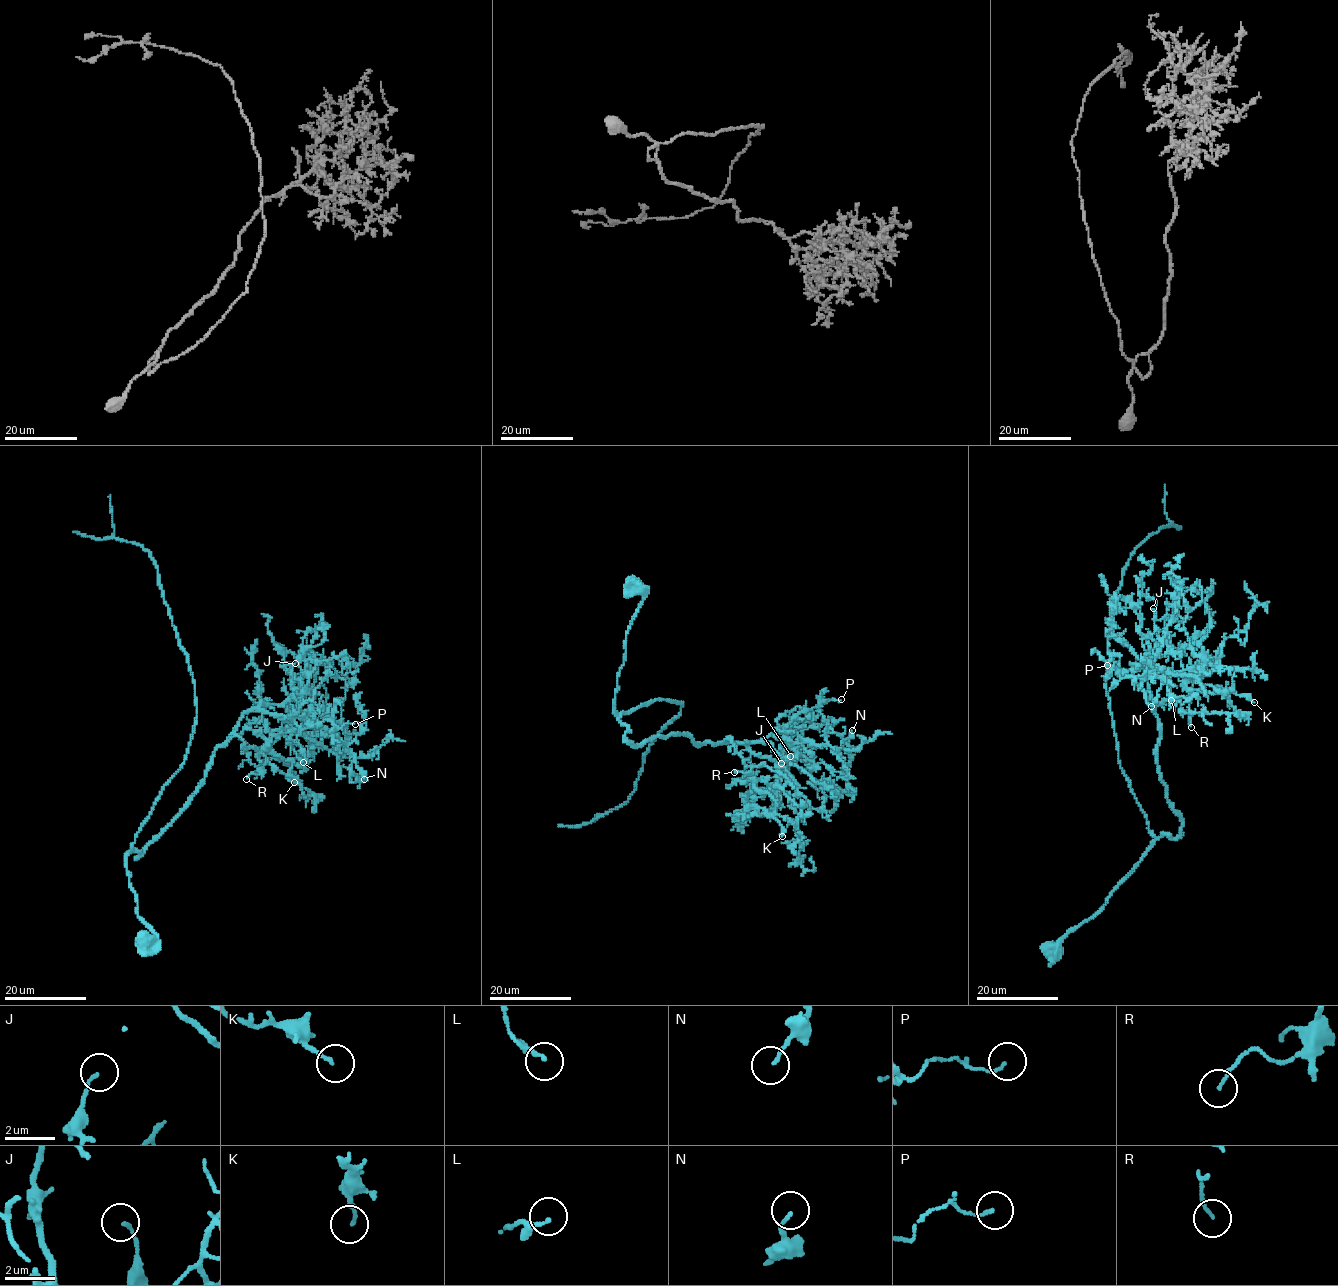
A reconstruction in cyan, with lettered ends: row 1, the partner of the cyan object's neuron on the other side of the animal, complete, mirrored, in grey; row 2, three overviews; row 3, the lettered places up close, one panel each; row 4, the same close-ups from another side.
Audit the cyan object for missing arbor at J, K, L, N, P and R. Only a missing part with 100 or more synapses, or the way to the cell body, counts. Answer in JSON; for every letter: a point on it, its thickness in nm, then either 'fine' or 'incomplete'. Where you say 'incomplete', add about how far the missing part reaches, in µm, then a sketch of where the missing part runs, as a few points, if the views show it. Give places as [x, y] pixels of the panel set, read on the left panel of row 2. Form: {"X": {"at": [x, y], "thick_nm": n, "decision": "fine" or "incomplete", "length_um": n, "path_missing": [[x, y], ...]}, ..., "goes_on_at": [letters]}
{"J": {"at": [295, 663], "thick_nm": 120, "decision": "fine"}, "K": {"at": [294, 782], "thick_nm": 120, "decision": "incomplete", "length_um": 30, "path_missing": [[294, 782], [290, 796], [278, 792], [279, 781], [261, 762], [257, 752], [262, 737], [267, 741]]}, "L": {"at": [303, 762], "thick_nm": 160, "decision": "fine"}, "N": {"at": [364, 779], "thick_nm": 110, "decision": "fine"}, "P": {"at": [355, 724], "thick_nm": 100, "decision": "fine"}, "R": {"at": [246, 779], "thick_nm": 110, "decision": "fine"}, "goes_on_at": ["K"]}

